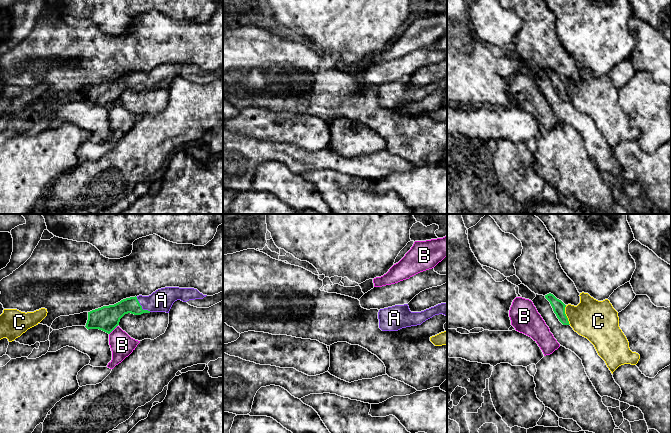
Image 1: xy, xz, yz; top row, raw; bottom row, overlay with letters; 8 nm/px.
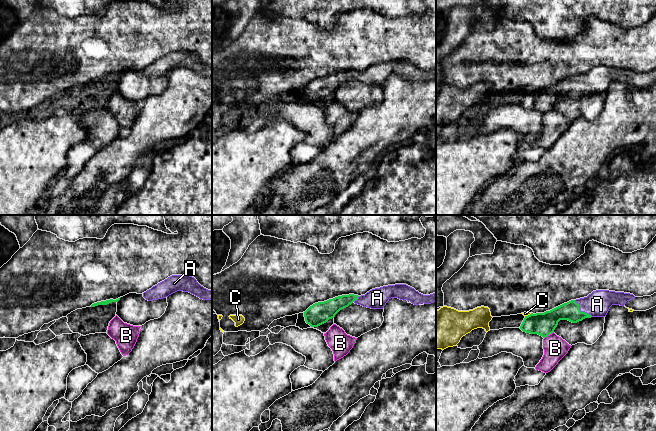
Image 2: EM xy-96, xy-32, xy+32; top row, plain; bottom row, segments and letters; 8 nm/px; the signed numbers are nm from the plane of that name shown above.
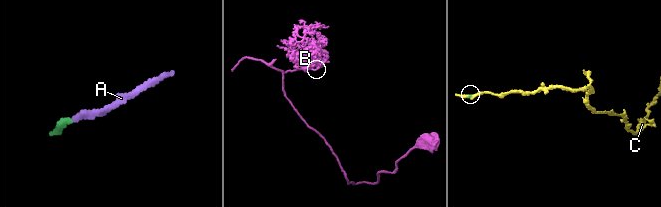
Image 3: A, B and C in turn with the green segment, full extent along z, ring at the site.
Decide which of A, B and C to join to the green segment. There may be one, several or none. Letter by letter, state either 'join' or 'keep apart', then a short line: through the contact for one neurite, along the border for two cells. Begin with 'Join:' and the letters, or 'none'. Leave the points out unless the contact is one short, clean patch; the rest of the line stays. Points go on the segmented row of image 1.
Join: A
A: join; line xy (111, 315), (123, 307), (141, 307), (161, 300)
B: keep apart
C: keep apart

